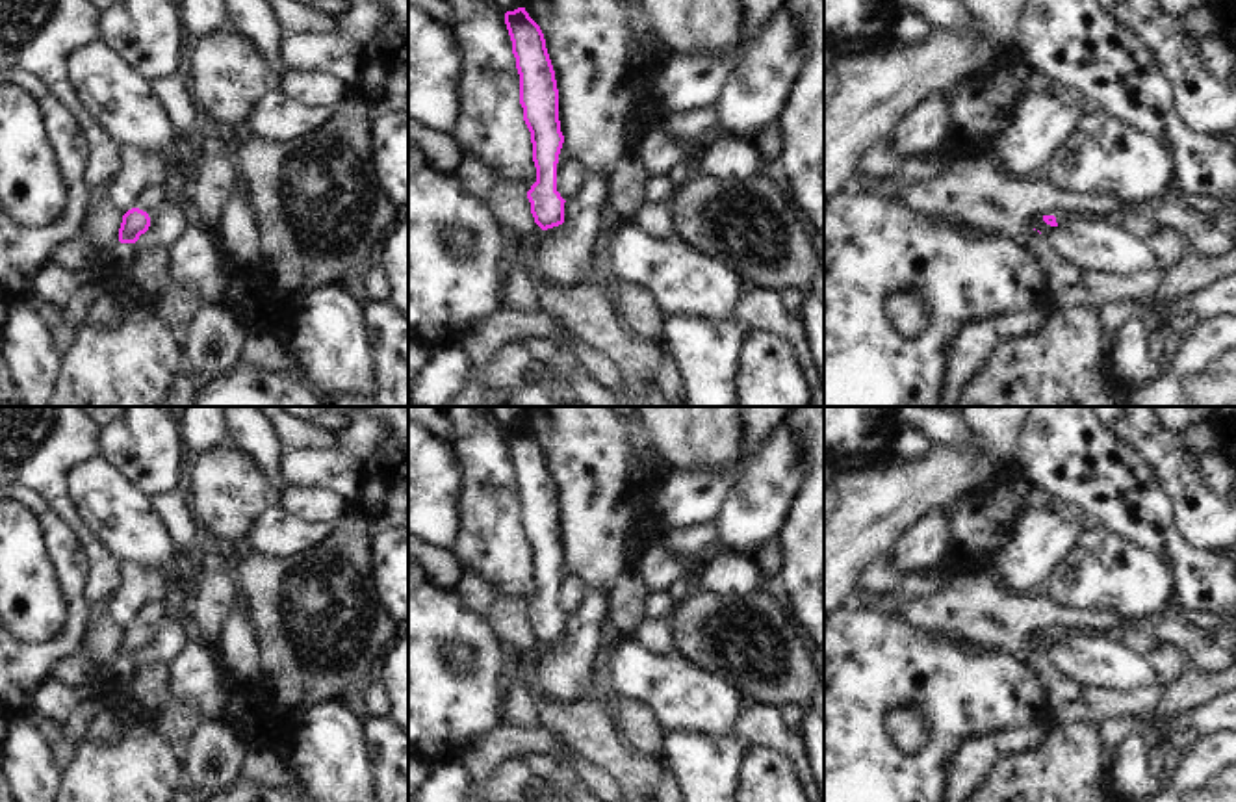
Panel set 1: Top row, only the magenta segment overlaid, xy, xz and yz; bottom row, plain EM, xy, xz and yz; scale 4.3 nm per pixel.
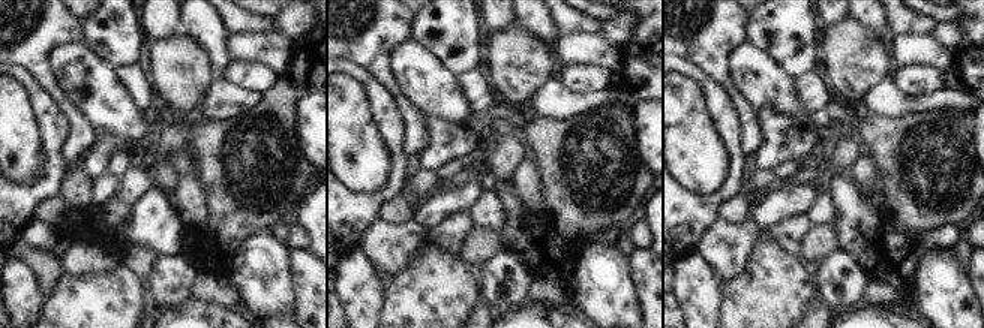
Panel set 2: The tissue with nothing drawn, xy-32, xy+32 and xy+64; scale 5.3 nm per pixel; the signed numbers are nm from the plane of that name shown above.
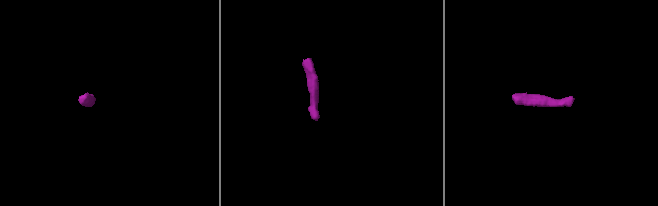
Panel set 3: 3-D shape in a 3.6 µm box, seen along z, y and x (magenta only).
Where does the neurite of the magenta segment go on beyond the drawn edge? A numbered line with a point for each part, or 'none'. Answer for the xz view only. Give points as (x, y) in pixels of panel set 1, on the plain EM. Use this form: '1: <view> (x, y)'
none

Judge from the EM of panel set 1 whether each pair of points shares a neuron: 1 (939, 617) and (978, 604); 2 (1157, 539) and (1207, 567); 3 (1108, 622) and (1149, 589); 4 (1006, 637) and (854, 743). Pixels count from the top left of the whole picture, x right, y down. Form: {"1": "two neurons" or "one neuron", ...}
{"1": "one neuron", "2": "one neuron", "3": "two neurons", "4": "two neurons"}

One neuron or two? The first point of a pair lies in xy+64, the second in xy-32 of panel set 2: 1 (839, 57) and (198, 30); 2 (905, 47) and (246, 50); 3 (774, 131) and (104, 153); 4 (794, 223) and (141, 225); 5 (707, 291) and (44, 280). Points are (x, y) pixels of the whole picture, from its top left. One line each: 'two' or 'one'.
1: two
2: one
3: one
4: two
5: two

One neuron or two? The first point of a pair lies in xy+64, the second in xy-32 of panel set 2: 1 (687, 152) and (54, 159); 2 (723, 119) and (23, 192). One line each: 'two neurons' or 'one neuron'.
1: two neurons
2: one neuron

